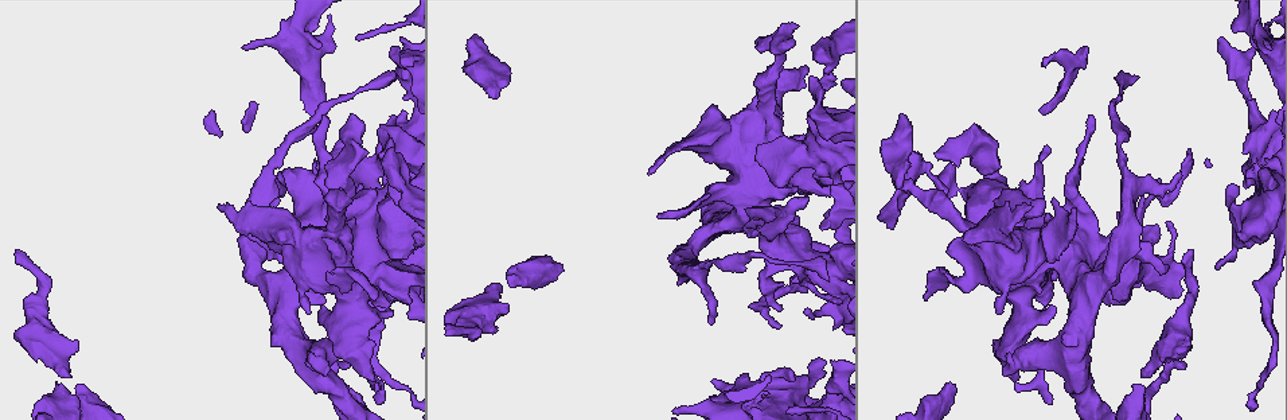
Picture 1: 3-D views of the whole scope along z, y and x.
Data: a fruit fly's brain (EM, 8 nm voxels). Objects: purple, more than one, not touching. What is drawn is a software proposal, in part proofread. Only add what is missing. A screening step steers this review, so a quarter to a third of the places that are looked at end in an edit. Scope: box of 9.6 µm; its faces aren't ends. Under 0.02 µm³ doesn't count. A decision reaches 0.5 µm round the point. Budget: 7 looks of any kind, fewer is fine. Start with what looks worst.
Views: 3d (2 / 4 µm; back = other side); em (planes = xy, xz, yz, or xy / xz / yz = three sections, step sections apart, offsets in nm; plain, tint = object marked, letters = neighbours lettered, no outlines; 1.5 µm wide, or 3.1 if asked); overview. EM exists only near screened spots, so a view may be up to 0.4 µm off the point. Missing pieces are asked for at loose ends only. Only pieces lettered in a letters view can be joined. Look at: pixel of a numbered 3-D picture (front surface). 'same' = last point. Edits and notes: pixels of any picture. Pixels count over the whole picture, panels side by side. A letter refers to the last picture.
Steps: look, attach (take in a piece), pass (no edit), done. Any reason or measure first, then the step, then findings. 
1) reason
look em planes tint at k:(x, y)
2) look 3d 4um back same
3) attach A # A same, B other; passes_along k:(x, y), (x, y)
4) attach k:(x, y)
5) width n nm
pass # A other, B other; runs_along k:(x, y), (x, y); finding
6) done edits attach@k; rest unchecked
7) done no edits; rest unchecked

long arm stops here
look 3d 4um at 1:(510, 278)

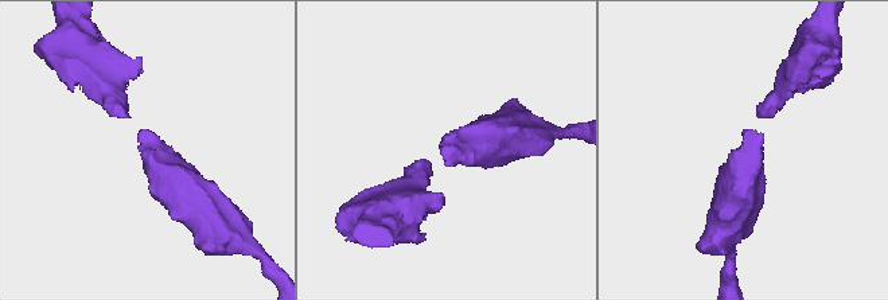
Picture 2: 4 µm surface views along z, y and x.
look em planes letters at 2:(440, 154)

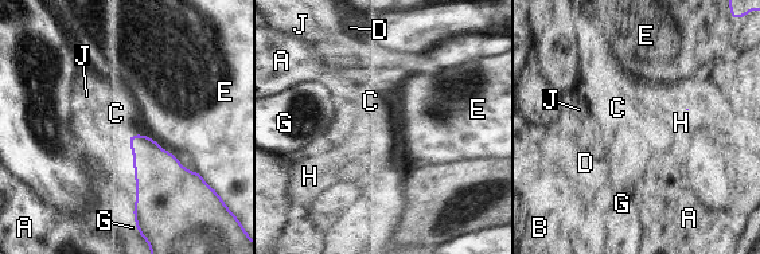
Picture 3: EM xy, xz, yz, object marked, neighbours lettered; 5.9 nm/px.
longest_contact A 500 nm
pass # A other, B other, C other, D other, E other, G other, H other, J other; no lettered piece goes on from it

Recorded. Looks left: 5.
thick end
look em xy step 4 letters at 1:(484, 91)

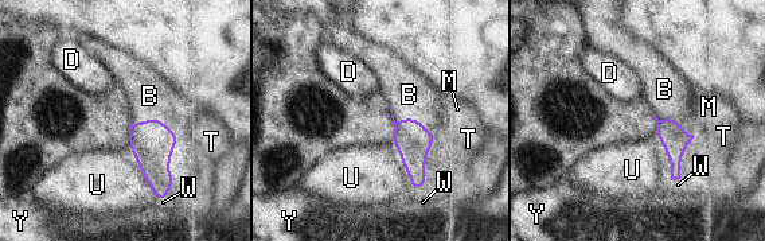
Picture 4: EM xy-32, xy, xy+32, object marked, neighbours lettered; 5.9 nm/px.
look em xz step 8 letters same

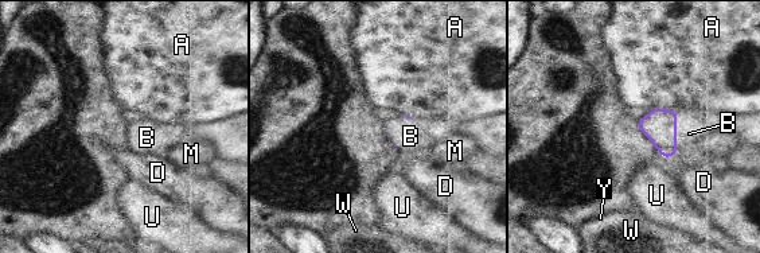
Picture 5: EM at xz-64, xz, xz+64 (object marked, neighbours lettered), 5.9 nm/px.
attach B # A other, B same, D other, M other, U other, W other, Y other; passes_along 5:(661, 123), (677, 136), (689, 133); the cell continues

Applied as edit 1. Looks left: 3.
redraw
look overview

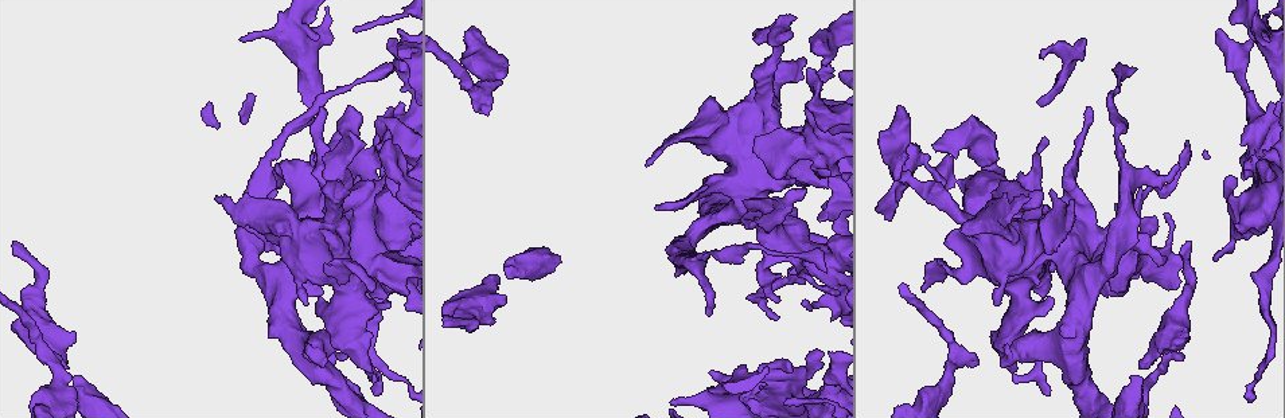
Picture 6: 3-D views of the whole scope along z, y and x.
tapers out
look em planes letters at 6:(1165, 216)

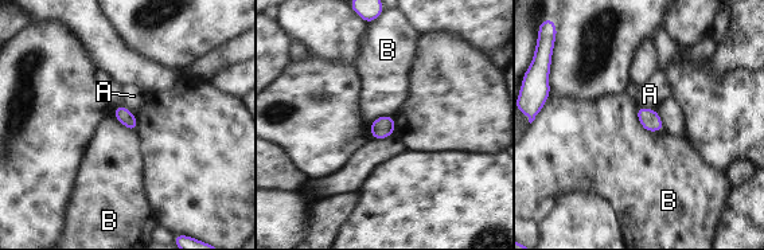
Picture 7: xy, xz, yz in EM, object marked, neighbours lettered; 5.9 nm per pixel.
width 90 nm
pass # A other, B other; border 7:(636, 106), (636, 120), (648, 133); no lettered piece goes on from it

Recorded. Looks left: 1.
done edits attach@5; rest unchecked

